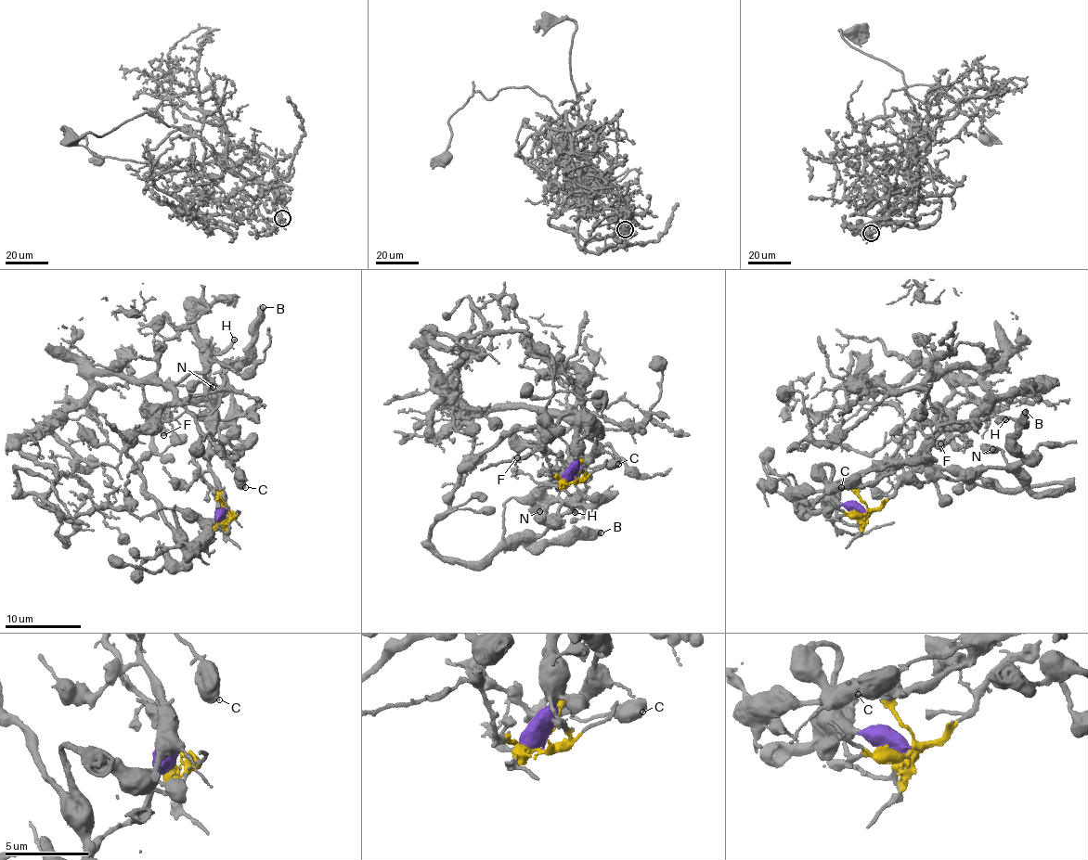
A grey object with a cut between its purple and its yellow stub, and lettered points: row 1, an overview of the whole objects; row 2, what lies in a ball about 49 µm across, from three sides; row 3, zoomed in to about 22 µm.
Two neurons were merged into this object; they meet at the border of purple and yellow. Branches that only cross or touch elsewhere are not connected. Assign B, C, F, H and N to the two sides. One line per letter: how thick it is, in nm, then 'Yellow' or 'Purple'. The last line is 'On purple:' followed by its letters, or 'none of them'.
B: Thickness 650 nm. Purple
C: Thickness 550 nm. Yellow
F: Thickness 550 nm. Yellow
H: Thickness 200 nm. Yellow
N: Thickness 700 nm. Purple
On purple: B, N

